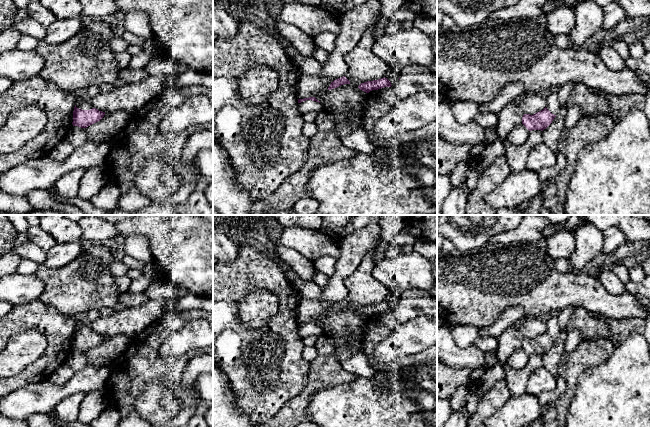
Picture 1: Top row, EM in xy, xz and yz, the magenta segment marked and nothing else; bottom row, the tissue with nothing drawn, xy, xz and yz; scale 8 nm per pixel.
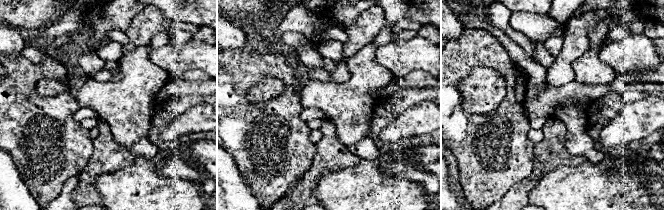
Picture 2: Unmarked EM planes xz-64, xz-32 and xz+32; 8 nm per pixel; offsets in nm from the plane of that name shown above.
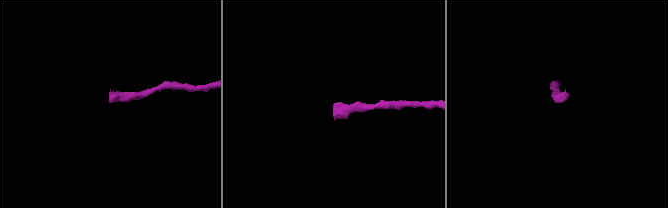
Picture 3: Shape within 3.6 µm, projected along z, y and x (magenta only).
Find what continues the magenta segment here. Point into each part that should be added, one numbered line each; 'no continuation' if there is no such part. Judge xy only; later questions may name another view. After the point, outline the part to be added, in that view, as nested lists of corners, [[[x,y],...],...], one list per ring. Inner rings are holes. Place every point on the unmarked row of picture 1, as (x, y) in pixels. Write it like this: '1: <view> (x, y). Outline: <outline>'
1: xy (82, 327). Outline: [[[74,320],[74,323],[75,323],[75,329],[79,333],[90,334],[93,332],[91,328],[88,326],[88,322]]]

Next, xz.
1: xz (306, 330). Outline: [[[306,324],[301,327],[298,327],[298,335],[303,339],[311,335],[320,336],[323,334],[323,329],[319,326]]]

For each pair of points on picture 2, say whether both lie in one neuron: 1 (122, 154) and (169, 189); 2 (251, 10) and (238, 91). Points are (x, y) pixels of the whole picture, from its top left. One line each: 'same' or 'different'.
1: different
2: different

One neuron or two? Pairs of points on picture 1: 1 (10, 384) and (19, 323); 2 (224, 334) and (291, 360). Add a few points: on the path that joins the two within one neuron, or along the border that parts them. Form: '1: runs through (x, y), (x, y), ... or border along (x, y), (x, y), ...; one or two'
1: runs through (34, 372), (52, 354), (52, 334), (43, 325); one
2: runs through (231, 358), (247, 373), (276, 378); one

